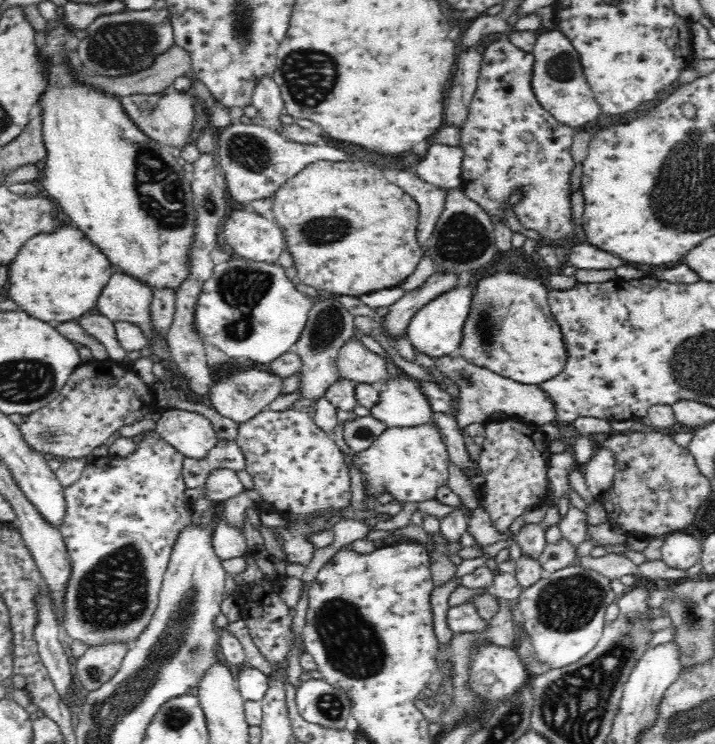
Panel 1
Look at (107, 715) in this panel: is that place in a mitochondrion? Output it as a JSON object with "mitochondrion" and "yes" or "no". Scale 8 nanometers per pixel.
{"mitochondrion":"yes"}

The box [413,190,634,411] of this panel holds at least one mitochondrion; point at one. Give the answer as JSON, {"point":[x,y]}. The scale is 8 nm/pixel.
{"point":[463,238]}

